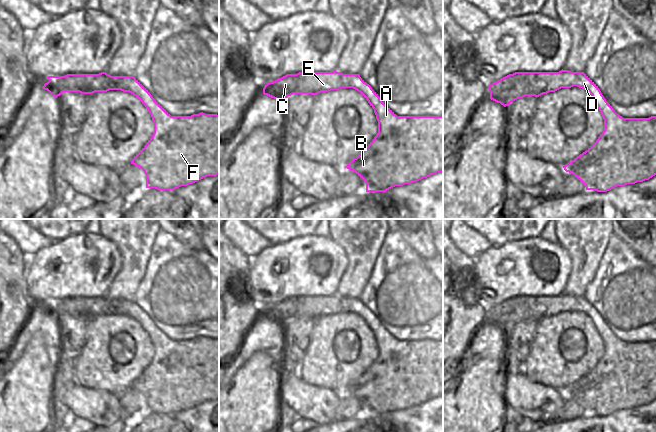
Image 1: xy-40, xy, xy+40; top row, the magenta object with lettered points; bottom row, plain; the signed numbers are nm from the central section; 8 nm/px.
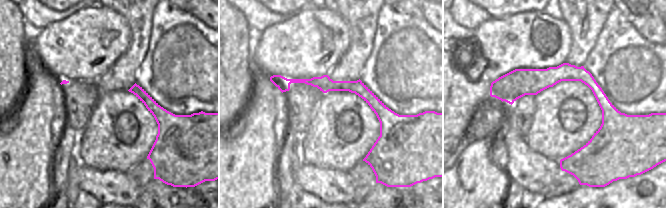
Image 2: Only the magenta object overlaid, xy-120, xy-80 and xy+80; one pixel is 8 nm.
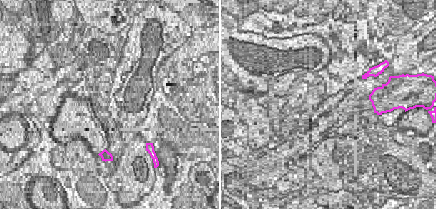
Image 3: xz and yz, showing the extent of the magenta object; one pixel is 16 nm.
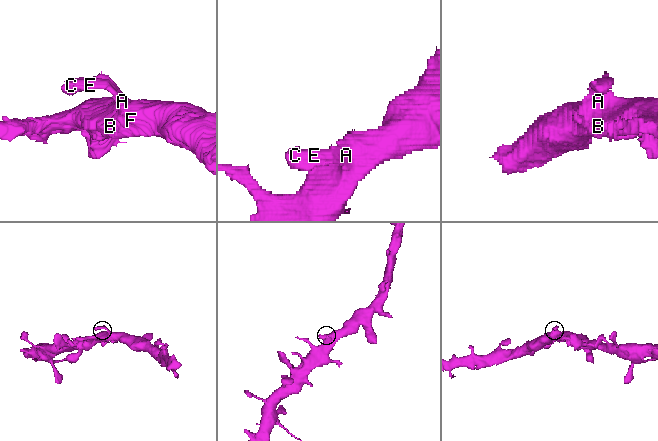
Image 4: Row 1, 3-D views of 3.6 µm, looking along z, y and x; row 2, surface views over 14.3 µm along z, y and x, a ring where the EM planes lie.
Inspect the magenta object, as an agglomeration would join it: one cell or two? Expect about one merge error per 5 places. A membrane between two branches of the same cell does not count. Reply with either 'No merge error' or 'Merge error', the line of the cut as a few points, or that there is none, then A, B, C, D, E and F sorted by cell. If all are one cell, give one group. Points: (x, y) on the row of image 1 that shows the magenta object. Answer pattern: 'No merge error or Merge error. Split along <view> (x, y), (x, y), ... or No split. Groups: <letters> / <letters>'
No merge error. No split. Groups: A B C D E F.

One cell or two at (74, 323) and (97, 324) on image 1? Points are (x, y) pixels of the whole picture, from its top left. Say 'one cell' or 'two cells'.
two cells

